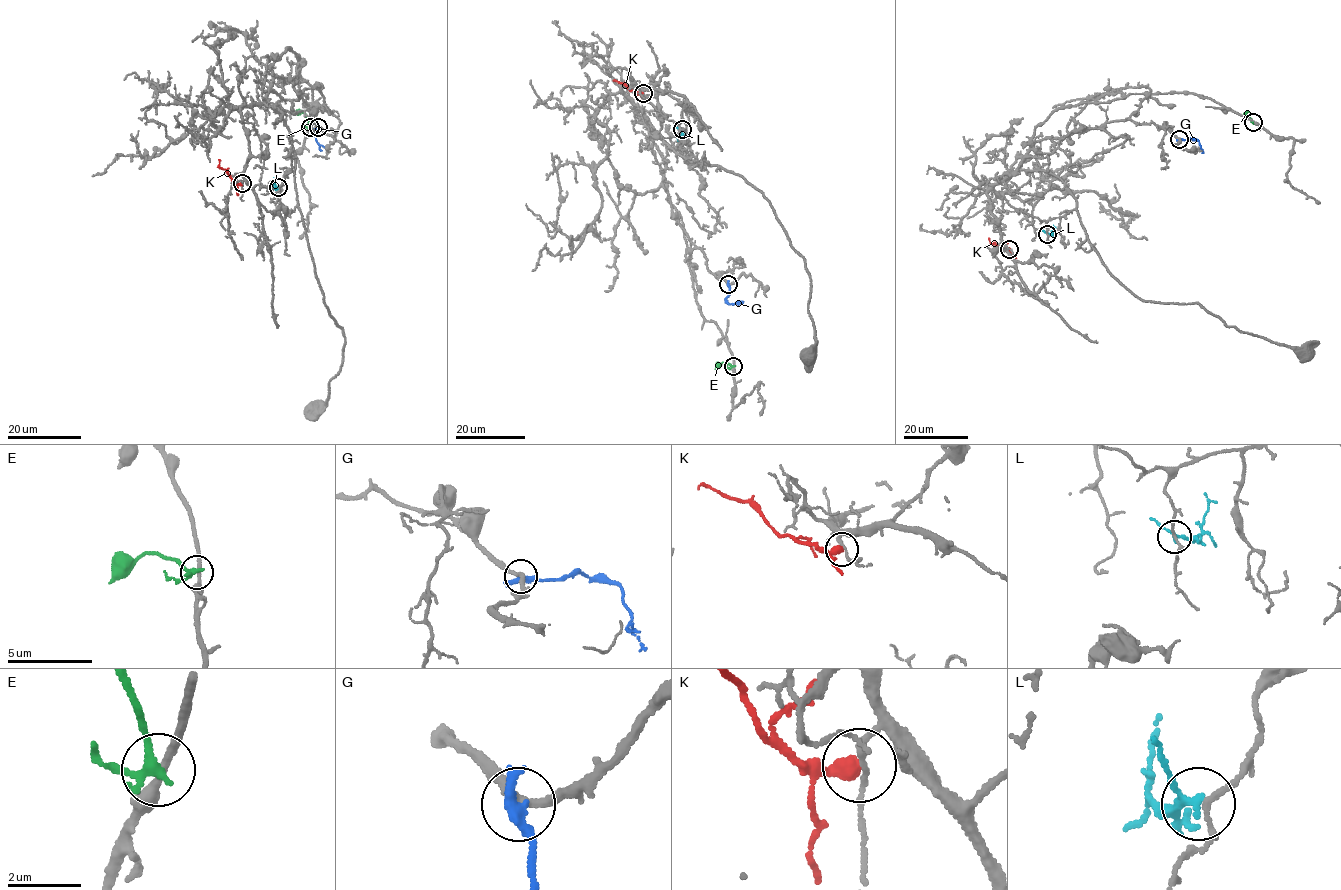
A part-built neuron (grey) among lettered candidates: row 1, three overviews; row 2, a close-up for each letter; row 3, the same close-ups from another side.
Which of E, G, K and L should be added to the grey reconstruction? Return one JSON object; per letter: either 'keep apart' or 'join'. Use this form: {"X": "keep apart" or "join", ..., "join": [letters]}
{"E": "keep apart", "G": "keep apart", "K": "keep apart", "L": "keep apart", "join": []}

